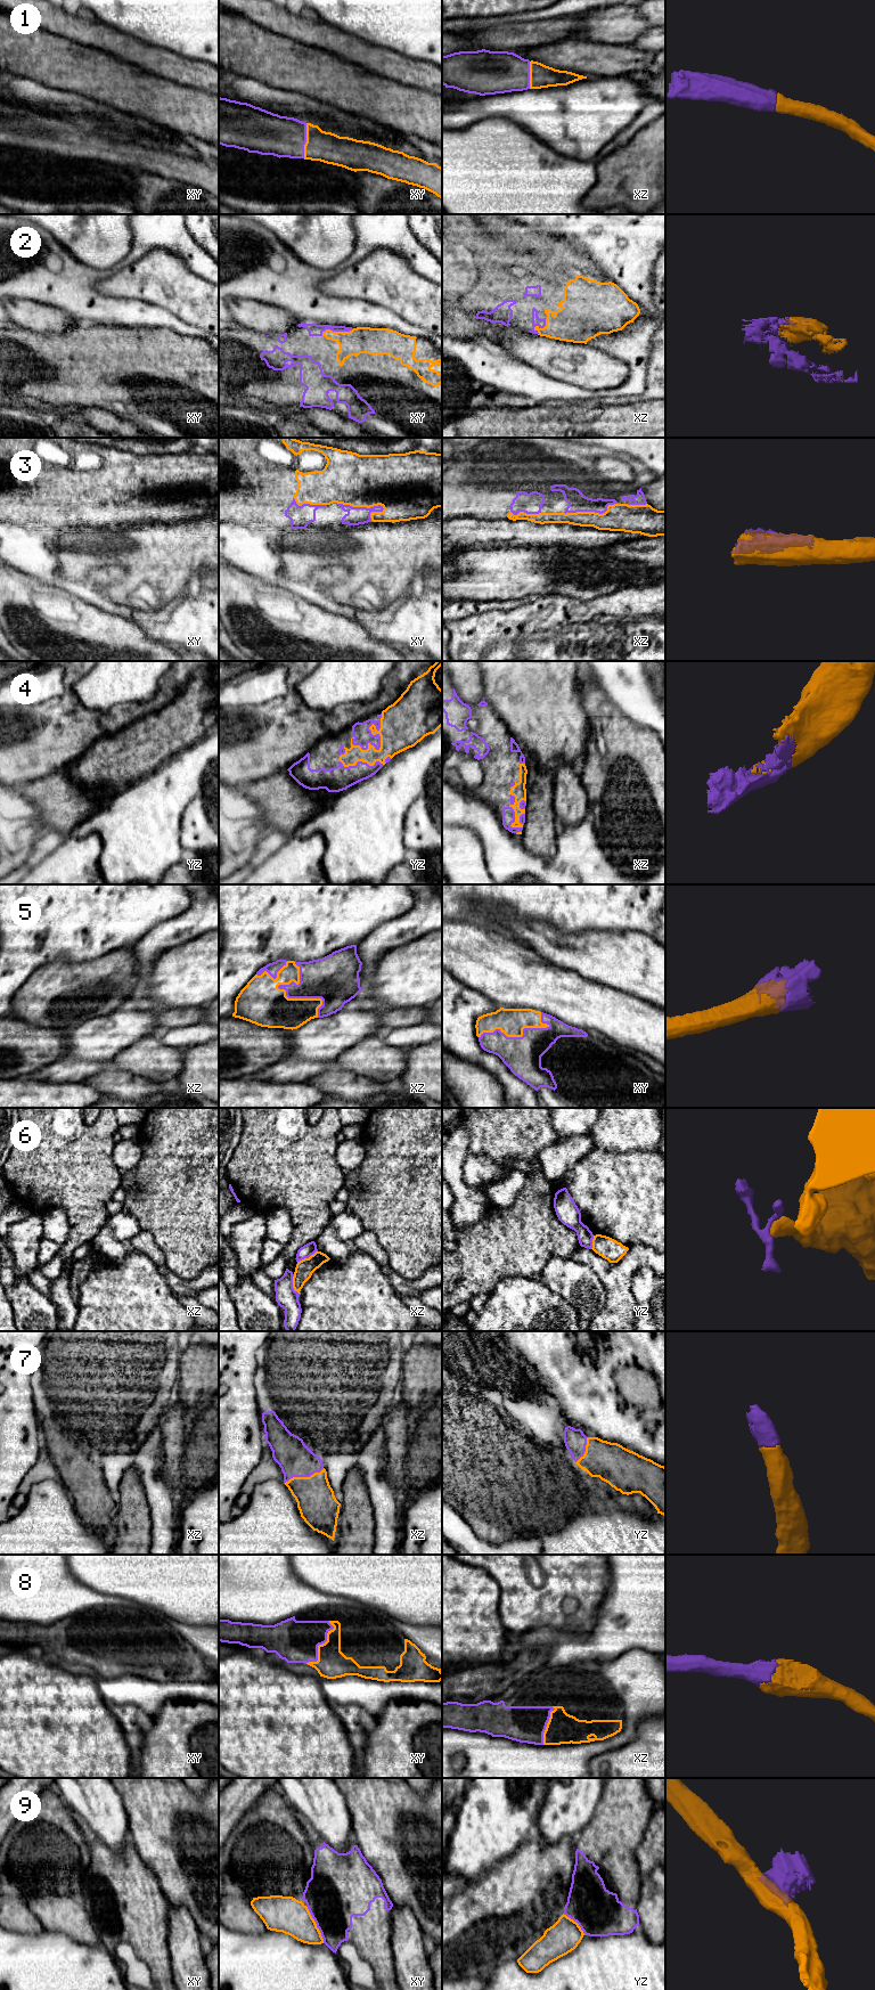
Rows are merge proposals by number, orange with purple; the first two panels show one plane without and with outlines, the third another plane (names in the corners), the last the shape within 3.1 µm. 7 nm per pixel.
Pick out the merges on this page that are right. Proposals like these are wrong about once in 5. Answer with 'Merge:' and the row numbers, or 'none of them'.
Merge: 1, 2, 3, 4, 5, 7, 8

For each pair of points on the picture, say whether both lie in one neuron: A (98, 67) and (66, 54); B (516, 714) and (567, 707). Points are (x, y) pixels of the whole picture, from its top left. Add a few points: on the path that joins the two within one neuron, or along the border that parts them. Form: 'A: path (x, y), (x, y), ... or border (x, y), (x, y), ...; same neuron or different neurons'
A: path (90, 67), (80, 67), (74, 62); same neuron
B: path (529, 707), (555, 707); same neuron

